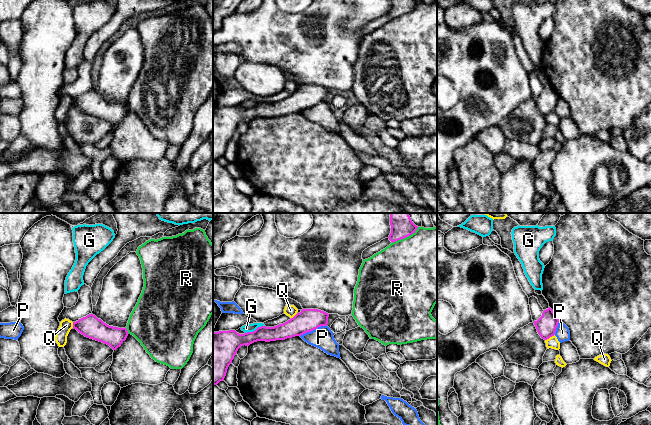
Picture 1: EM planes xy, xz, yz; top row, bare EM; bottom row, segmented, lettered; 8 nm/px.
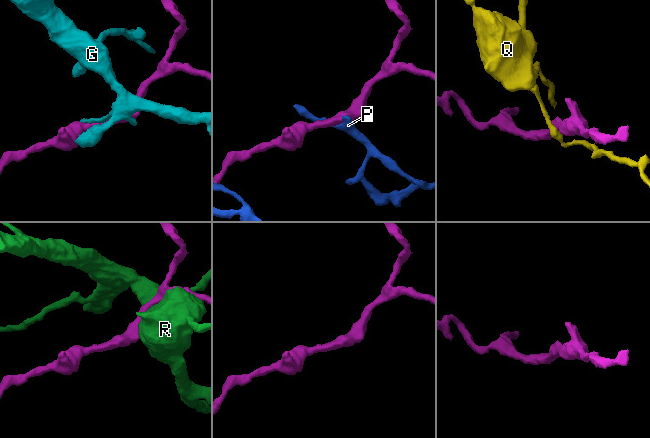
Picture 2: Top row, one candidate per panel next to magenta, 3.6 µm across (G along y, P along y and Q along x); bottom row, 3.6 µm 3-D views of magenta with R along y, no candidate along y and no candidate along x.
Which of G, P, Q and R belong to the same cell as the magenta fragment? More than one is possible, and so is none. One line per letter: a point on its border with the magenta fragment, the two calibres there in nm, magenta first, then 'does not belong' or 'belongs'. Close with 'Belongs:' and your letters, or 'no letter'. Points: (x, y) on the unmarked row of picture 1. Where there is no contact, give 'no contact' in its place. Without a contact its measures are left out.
G: meets magenta in xz at (255, 106); 200 nm thick on the magenta side, 70 nm on the other; does not belong
P: meets magenta in xz at (313, 105); 180 nm thick on the magenta side, 170 nm on the other; does not belong
Q: meets magenta in yz at (549, 113); 170 nm thick on the magenta side, 90 nm on the other; does not belong
R: meets magenta in xz at (405, 13); 130 nm thick on the magenta side, 500 nm on the other; does not belong
Belongs: no letter

